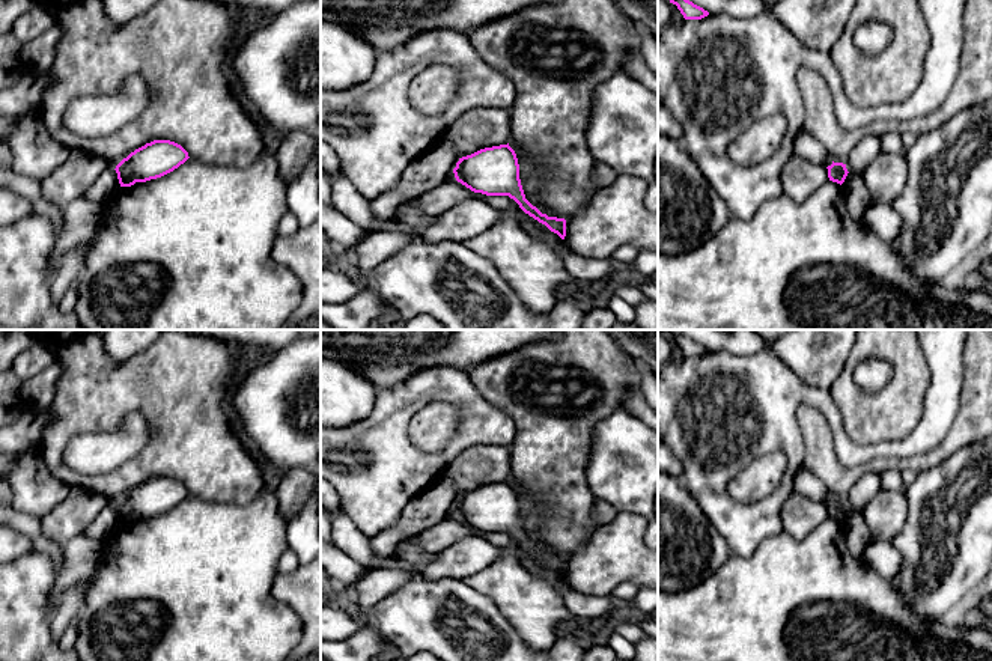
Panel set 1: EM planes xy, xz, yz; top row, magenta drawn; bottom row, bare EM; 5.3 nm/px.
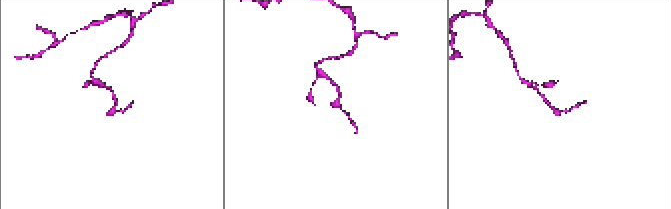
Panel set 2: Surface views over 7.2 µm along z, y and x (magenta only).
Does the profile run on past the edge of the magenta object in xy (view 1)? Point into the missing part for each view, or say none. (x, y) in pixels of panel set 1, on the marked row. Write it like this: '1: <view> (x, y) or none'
1: none

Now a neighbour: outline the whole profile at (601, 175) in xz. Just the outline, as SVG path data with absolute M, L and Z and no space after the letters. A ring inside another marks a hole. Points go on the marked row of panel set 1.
M595 163L592 167L590 181L593 187L602 188L608 187L617 176L619 175L611 167L602 163Z

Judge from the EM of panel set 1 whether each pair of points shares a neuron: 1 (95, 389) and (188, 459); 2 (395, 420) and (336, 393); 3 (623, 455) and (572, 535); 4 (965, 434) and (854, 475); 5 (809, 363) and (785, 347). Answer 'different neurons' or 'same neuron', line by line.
1: same neuron
2: different neurons
3: different neurons
4: same neuron
5: same neuron

